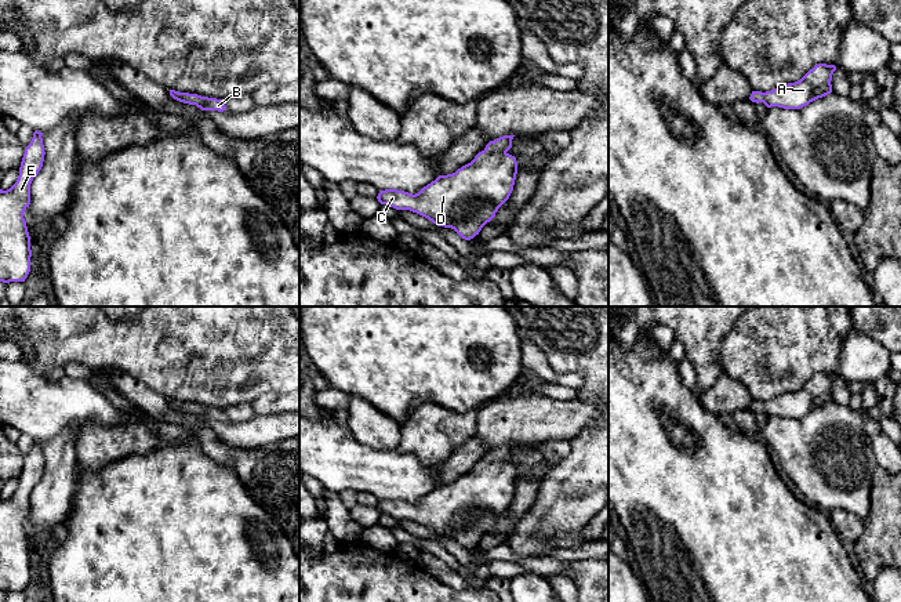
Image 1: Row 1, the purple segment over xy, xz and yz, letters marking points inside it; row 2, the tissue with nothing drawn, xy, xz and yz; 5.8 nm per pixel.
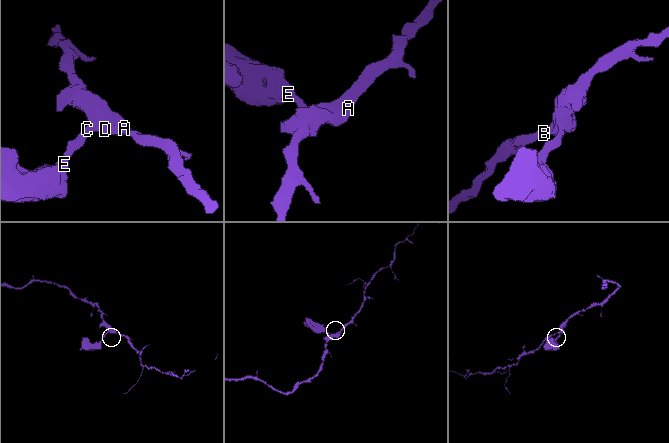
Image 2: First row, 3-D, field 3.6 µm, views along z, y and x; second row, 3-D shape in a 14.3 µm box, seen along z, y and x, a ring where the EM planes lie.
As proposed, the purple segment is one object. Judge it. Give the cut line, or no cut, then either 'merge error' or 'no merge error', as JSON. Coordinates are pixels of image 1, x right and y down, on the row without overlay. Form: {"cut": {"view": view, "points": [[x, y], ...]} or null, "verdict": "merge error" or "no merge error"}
{"cut": null, "verdict": "no merge error"}

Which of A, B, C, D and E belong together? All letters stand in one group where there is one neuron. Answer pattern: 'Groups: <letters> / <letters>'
Groups: A B C D E

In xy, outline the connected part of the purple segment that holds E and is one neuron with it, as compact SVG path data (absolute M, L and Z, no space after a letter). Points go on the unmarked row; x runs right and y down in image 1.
M34 440L30 453L25 457L17 492L7 500L0 498L0 591L3 592L25 591L30 581L30 545L23 522L30 514L30 493L44 471L41 445L43 442Z

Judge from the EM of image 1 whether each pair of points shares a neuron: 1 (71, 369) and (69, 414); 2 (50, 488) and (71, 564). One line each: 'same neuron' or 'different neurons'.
1: different neurons
2: different neurons

